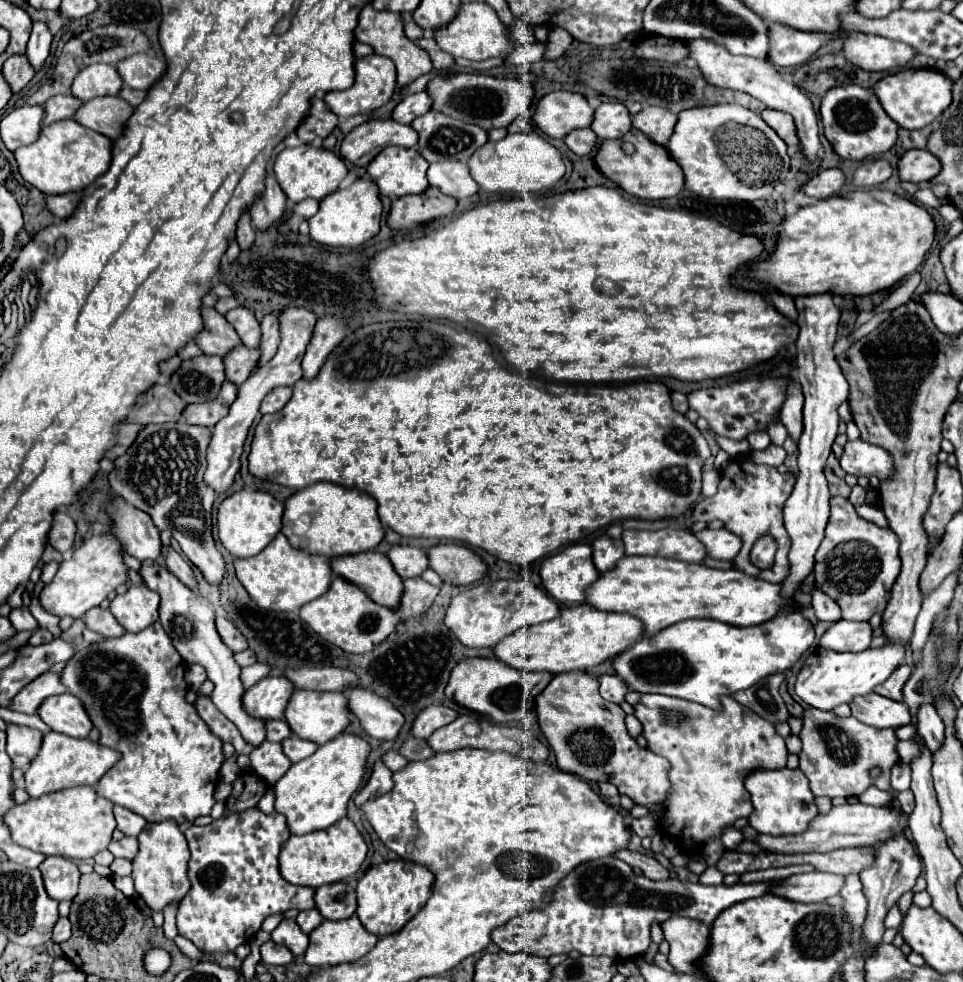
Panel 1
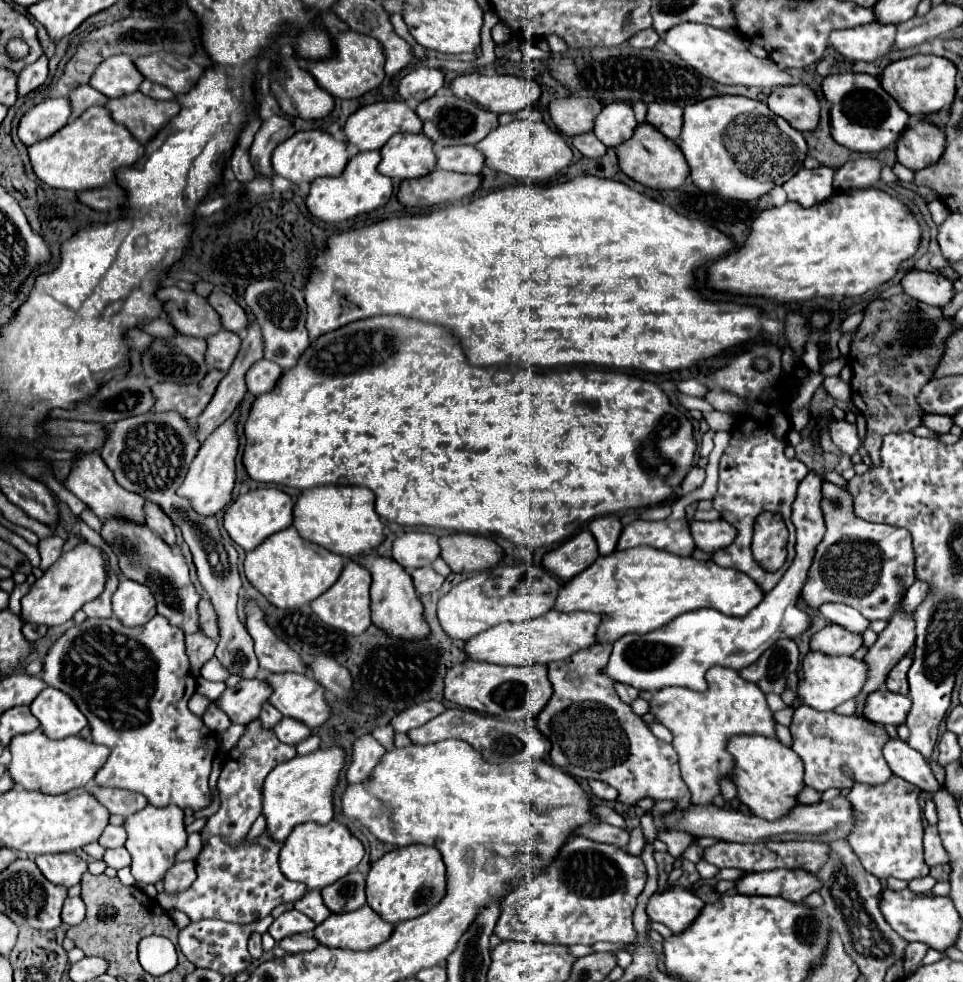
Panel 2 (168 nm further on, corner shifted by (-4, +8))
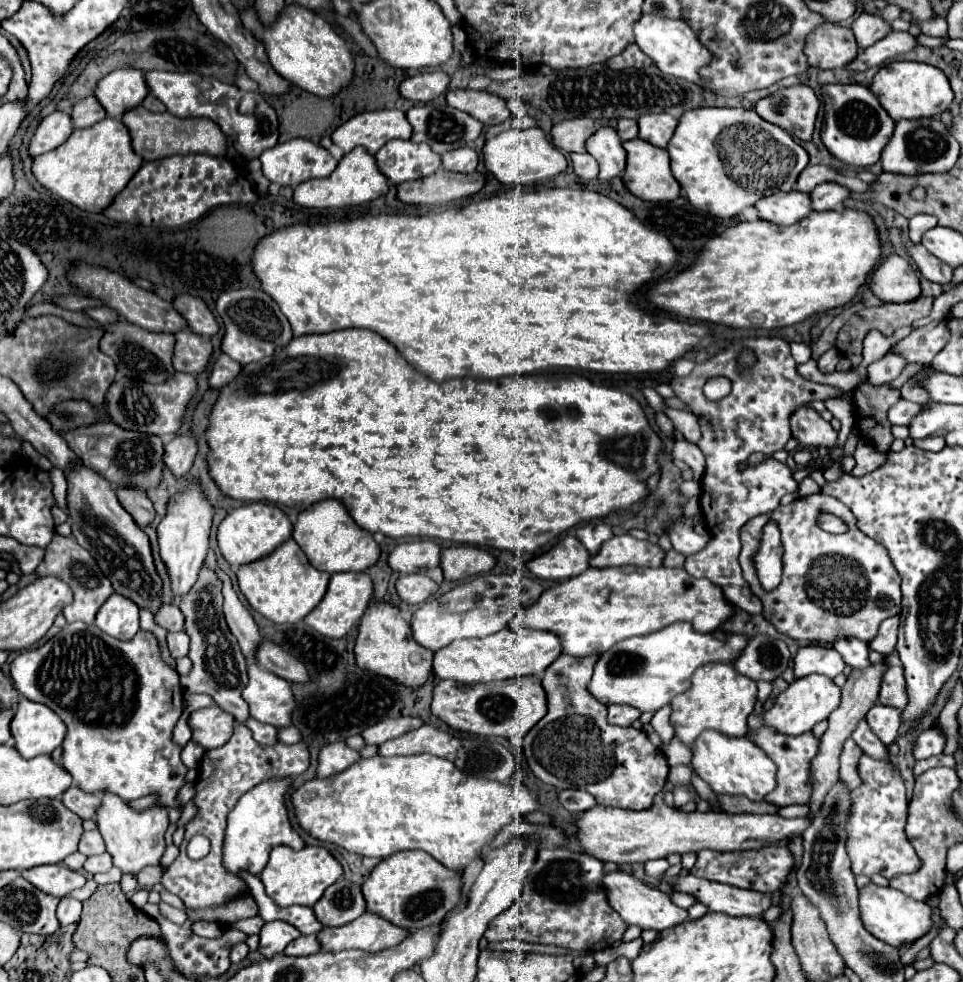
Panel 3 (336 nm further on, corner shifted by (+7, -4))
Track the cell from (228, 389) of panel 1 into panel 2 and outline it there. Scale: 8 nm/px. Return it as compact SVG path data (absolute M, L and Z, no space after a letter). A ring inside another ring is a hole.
M210 370L206 374L204 382L200 382L196 386L180 386L174 382L152 384L152 396L156 398L152 412L174 410L182 418L192 420L206 408L206 404L214 396L216 386L222 378L224 378L224 374L220 370Z

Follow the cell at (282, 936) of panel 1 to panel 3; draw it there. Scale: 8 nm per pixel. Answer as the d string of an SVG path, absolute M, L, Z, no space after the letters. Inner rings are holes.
M281 920L267 922L259 934L259 938L261 938L259 940L259 952L265 958L273 958L275 954L281 954L283 948L299 936L301 936L301 932L287 922L281 922Z

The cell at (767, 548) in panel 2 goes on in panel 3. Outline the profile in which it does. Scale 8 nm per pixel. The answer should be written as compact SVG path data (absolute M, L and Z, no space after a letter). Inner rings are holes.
M811 494L797 498L787 506L779 506L769 516L757 516L741 528L740 539L742 549L739 563L743 577L749 582L753 594L761 598L763 616L785 636L795 640L831 642L837 634L849 634L863 642L871 642L877 636L879 624L901 610L901 578L889 558L889 552L885 546L865 536L855 526L855 516L849 508L831 496ZM821 510L843 516L847 532L829 534L819 530L817 514ZM769 518L779 524L785 546L785 566L783 582L777 590L765 592L757 586L759 578L753 558L759 550L759 544L755 544L755 534L761 534L763 538L761 528Z

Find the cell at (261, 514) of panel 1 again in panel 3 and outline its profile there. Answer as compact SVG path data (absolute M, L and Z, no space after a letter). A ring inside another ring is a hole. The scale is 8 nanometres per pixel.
M253 502L247 506L239 506L233 512L229 512L223 522L219 524L217 530L217 542L223 558L231 566L241 566L253 560L259 560L273 552L279 544L283 544L291 536L291 522L287 514L275 506L275 504L265 504L265 502Z

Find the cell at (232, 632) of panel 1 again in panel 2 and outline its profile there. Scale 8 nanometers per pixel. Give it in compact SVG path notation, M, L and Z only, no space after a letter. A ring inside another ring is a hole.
M202 596L202 600L198 602L198 614L200 614L200 630L202 630L206 636L218 640L218 618L216 618L216 612L212 610L210 602L208 602L204 596Z

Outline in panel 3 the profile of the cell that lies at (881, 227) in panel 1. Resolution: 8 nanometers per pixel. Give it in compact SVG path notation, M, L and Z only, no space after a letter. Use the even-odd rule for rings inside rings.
M853 208L811 212L795 226L775 226L765 220L741 222L711 238L693 266L679 272L675 278L653 284L647 298L667 312L699 322L725 324L731 328L783 328L803 322L811 314L845 306L879 262L879 230L867 212Z

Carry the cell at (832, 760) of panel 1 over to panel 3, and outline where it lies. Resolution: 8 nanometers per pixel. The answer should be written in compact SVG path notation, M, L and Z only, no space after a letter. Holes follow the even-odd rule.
M761 728L757 732L749 730L749 740L753 740L765 754L777 764L777 790L769 794L767 802L787 806L787 804L809 804L811 794L813 794L813 778L811 778L811 760L817 756L819 750L819 738L815 738L813 732L805 732L801 736L787 736L787 734L777 734L773 728Z

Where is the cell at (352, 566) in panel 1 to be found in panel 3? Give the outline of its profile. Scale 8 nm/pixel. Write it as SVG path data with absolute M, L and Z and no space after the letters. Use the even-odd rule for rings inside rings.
M371 602L361 616L359 636L355 642L355 658L363 670L367 668L375 674L385 674L397 682L405 682L407 686L425 684L433 666L433 652L413 640L411 624L403 620L397 606L387 602Z

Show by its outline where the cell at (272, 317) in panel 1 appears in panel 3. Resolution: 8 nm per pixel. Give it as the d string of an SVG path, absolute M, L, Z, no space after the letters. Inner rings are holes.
M191 430L187 434L177 434L165 444L165 464L175 476L185 476L191 470L197 452L199 444Z

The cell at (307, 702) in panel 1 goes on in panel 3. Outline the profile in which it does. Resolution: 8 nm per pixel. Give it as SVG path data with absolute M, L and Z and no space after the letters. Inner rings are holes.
M257 664L249 666L249 684L243 690L243 698L249 704L251 718L277 728L291 726L297 700L291 684L273 676L267 670L259 670Z

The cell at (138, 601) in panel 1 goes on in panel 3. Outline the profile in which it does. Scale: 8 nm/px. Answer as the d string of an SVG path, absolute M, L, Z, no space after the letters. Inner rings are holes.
M113 592L97 612L95 624L113 638L131 640L139 632L139 608L129 598Z

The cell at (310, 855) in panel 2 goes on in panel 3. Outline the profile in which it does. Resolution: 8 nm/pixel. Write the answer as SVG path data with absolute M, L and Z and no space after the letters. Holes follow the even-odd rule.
M277 846L271 850L271 858L261 872L261 882L269 898L273 898L279 906L313 906L321 894L343 874L343 866L333 858L333 854L323 846L305 846L301 850L293 850L289 846Z

